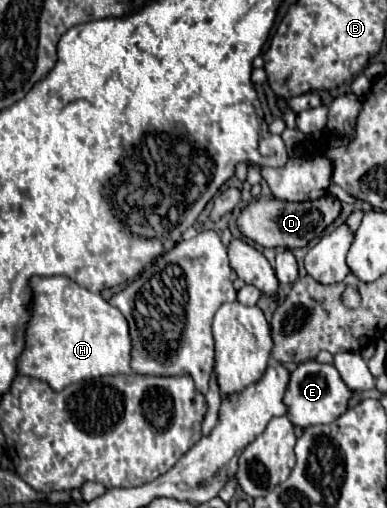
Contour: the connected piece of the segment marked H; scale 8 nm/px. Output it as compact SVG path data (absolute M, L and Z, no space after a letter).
M67 276L53 278L33 278L33 318L27 328L27 348L19 358L19 374L45 380L53 390L63 390L69 384L115 374L131 374L131 336L129 324L119 308L111 306L101 294L89 292Z

